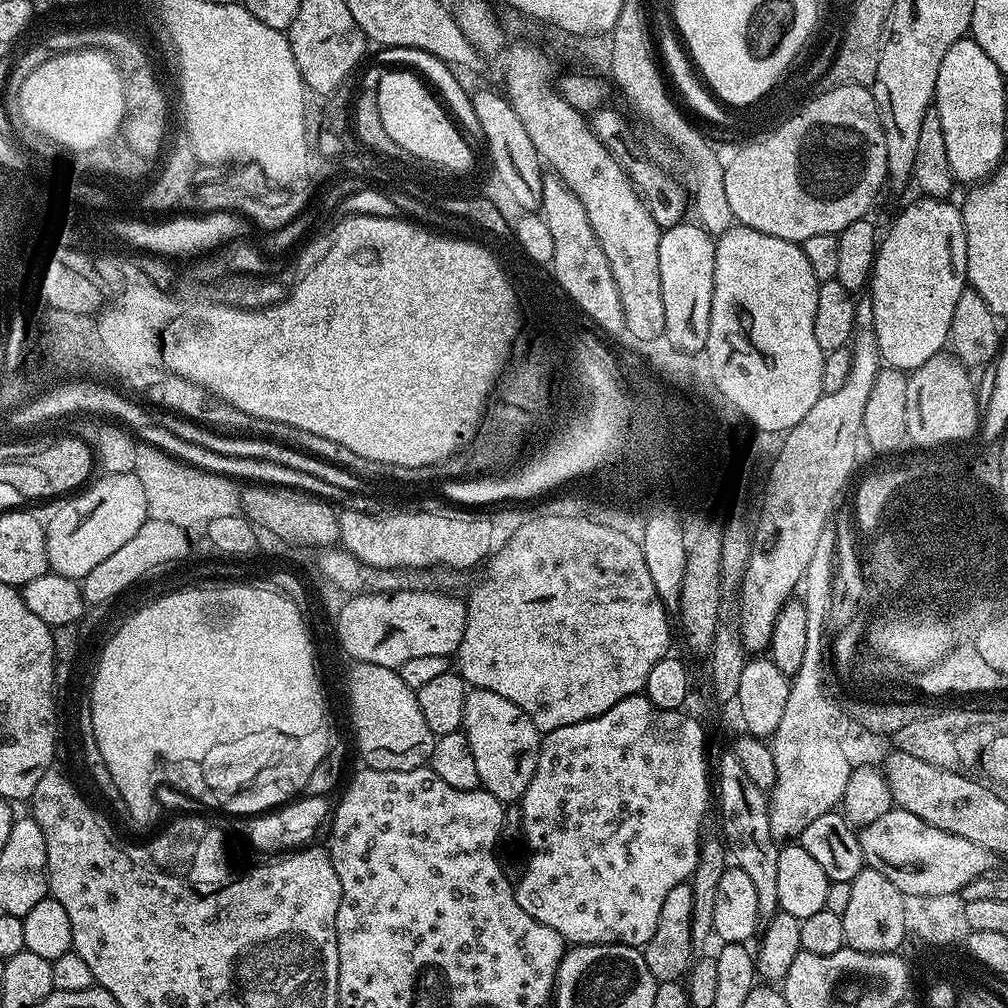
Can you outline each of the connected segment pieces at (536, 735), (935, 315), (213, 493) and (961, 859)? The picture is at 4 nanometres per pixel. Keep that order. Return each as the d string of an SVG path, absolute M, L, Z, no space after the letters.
M472 688L466 694L462 731L474 754L474 767L478 770L480 787L494 794L501 804L515 805L526 794L530 778L534 778L542 733L536 729L534 722L530 722L524 711L514 706L514 702L502 698L502 694L481 688Z
M919 198L913 204L908 204L896 216L896 221L888 228L888 233L883 233L876 249L876 261L872 267L872 278L870 281L870 299L872 301L871 329L876 337L876 345L880 351L880 359L889 368L897 368L899 372L910 374L922 362L930 362L930 358L941 355L945 351L948 335L950 334L950 318L954 318L954 305L958 298L962 298L965 287L968 284L968 267L966 266L966 230L964 219L957 205L948 203L944 198Z
M137 443L133 475L145 491L149 517L170 522L185 530L194 532L196 528L207 529L210 522L235 515L241 507L242 492L235 481L176 461L172 456L160 452L153 444Z
M895 806L886 814L882 814L882 818L878 818L878 822L863 825L859 829L858 835L865 865L873 868L879 874L885 875L904 896L963 893L965 886L974 882L974 878L984 876L994 868L994 864L992 864L994 857L990 850L978 846L975 842L969 842L967 838L958 838L958 834L938 830L934 826L922 822L922 818L918 818L918 814L910 814Z

